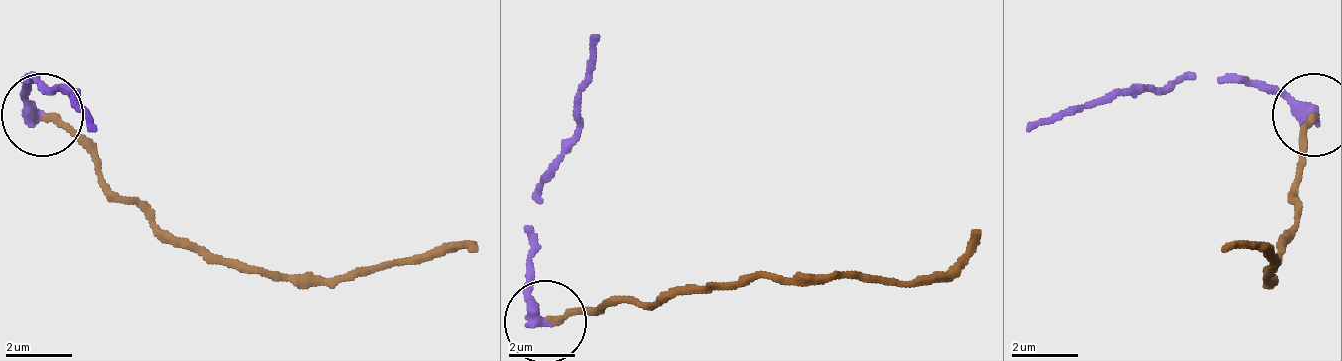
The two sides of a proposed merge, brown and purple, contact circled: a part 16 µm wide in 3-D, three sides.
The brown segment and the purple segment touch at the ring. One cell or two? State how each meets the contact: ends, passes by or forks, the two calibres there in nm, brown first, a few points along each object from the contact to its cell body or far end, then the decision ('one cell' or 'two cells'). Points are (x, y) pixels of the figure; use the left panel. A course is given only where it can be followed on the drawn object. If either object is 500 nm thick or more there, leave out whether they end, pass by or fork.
brown ends there; purple ends there; 200 nm thick on the brown side, 460 nm on the other; brown runs (44, 112), (119, 195), (152, 220), (251, 269), (367, 278), (475, 253); purple runs (44, 112), (28, 96), (28, 79), (77, 96), (94, 129); two cells

